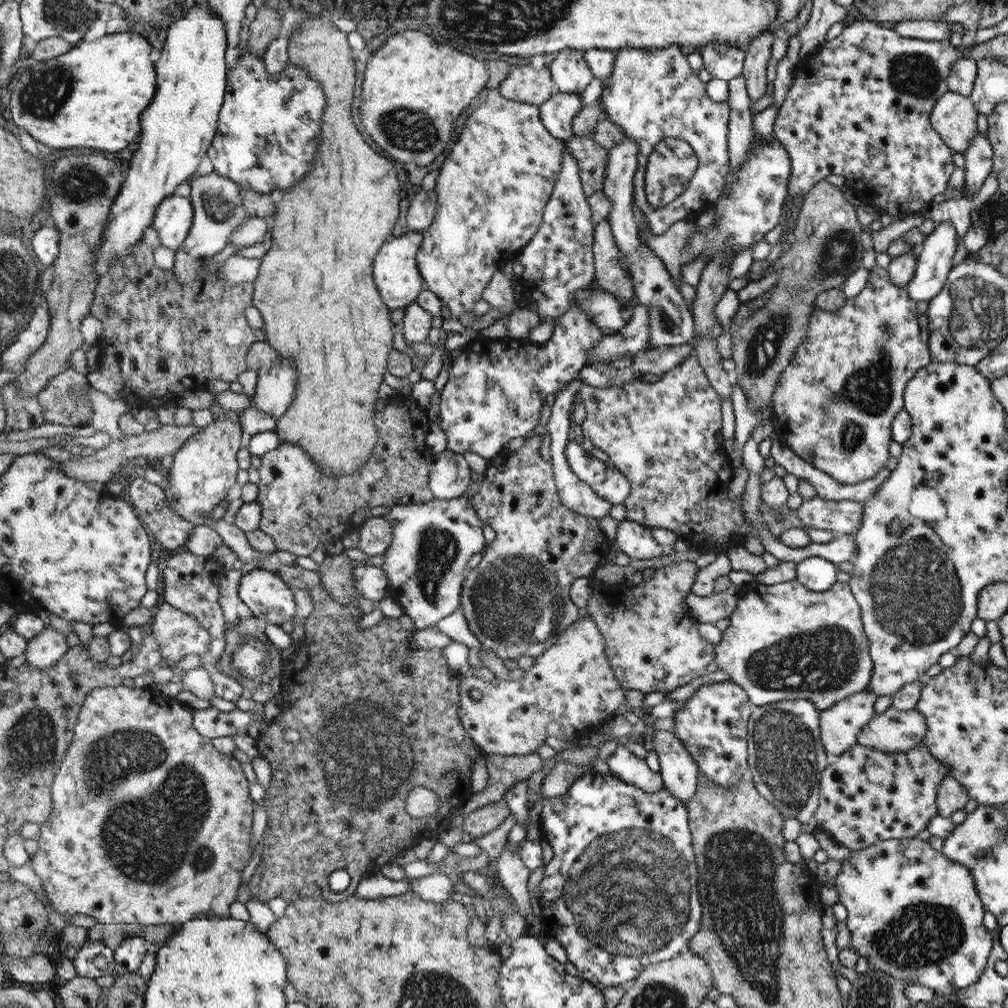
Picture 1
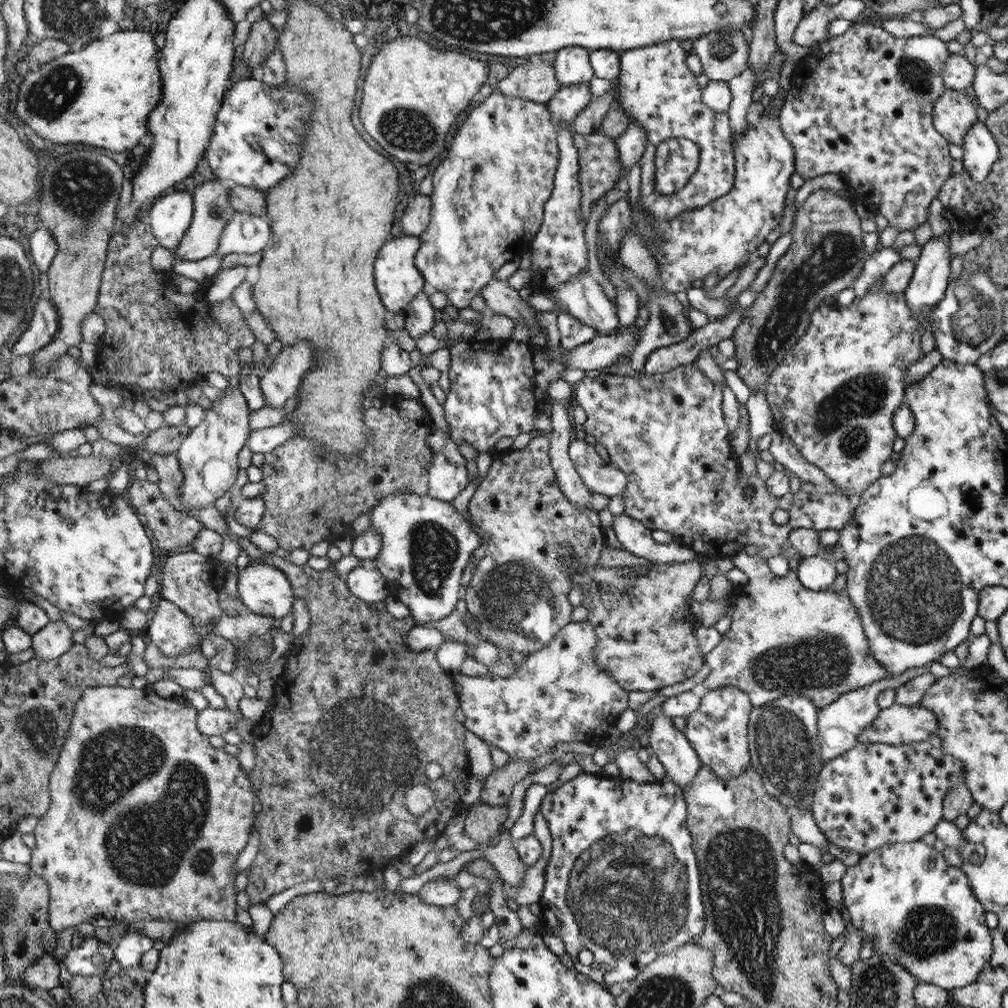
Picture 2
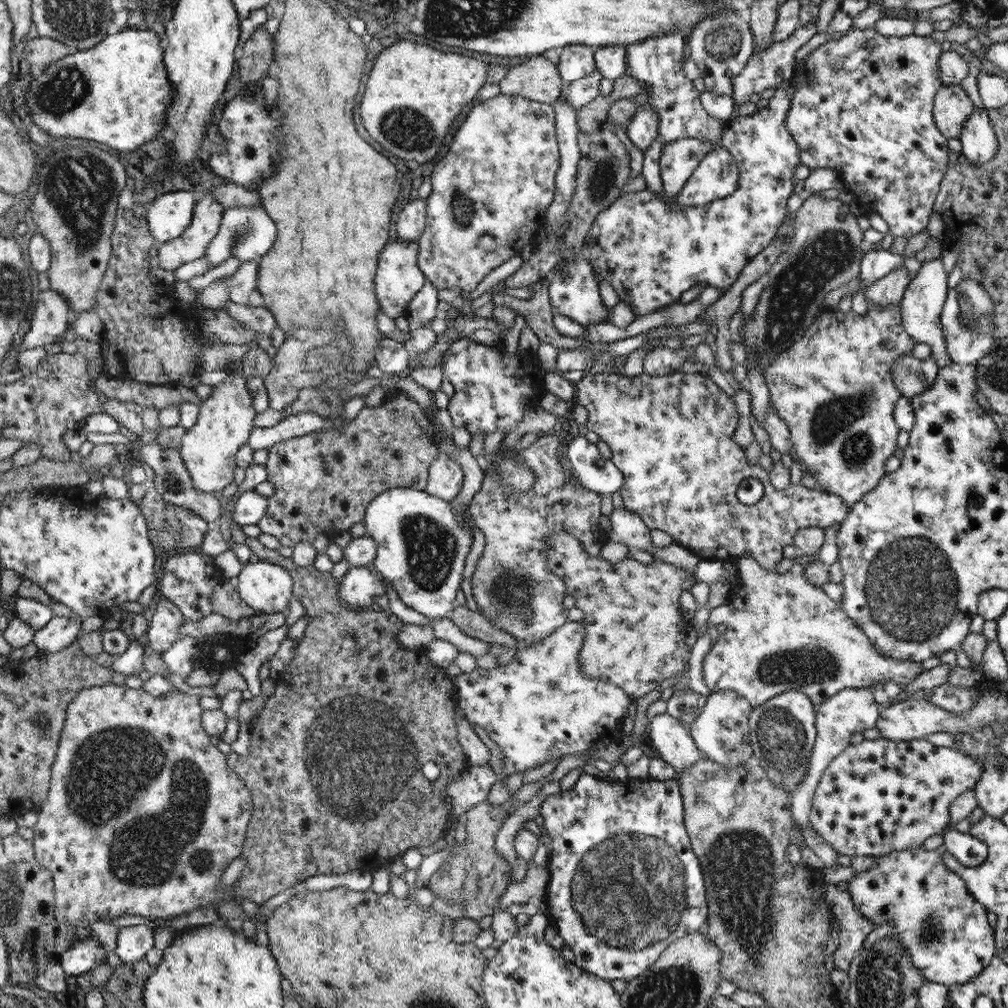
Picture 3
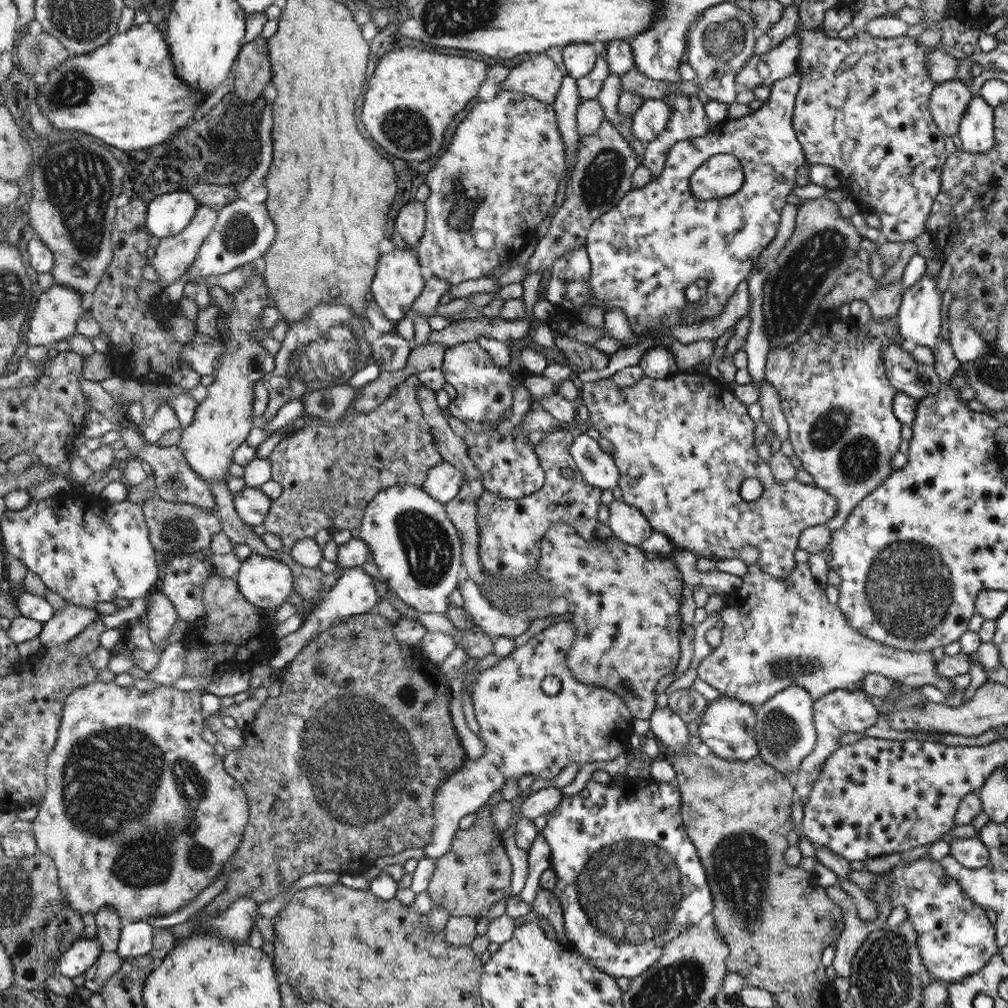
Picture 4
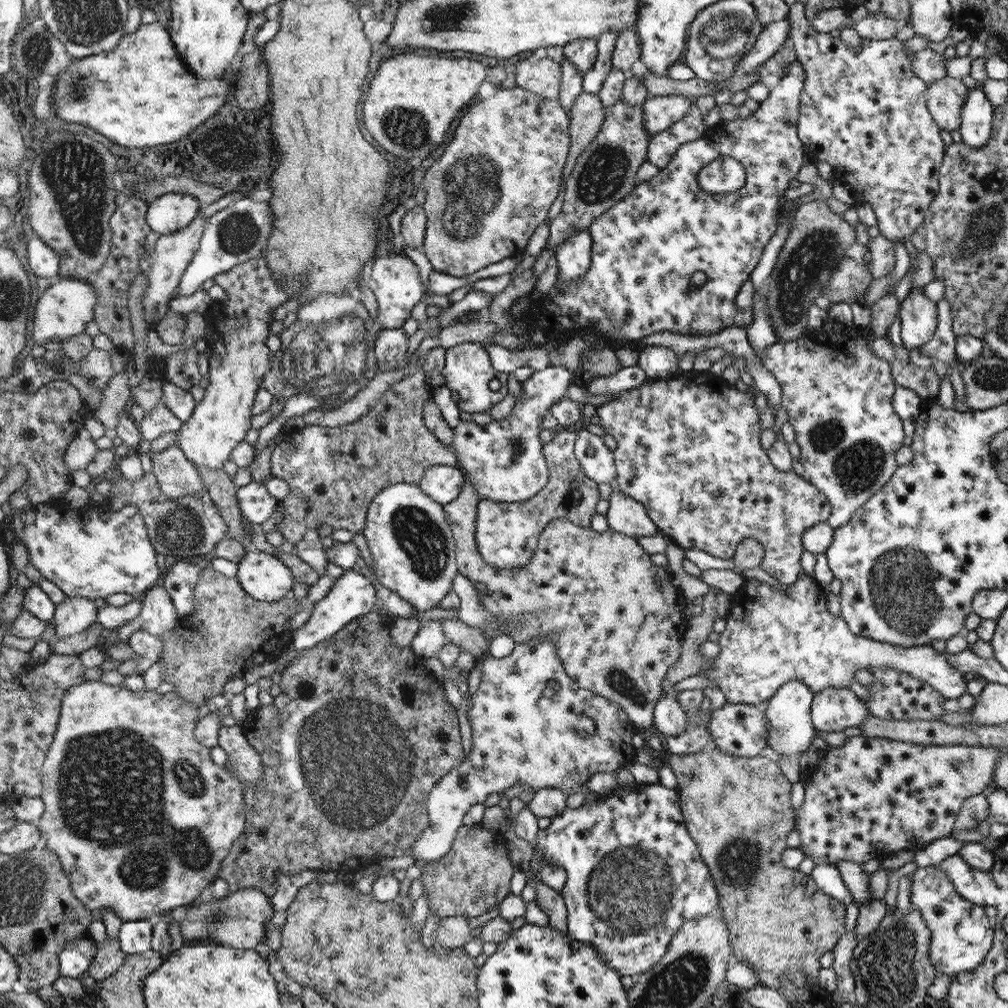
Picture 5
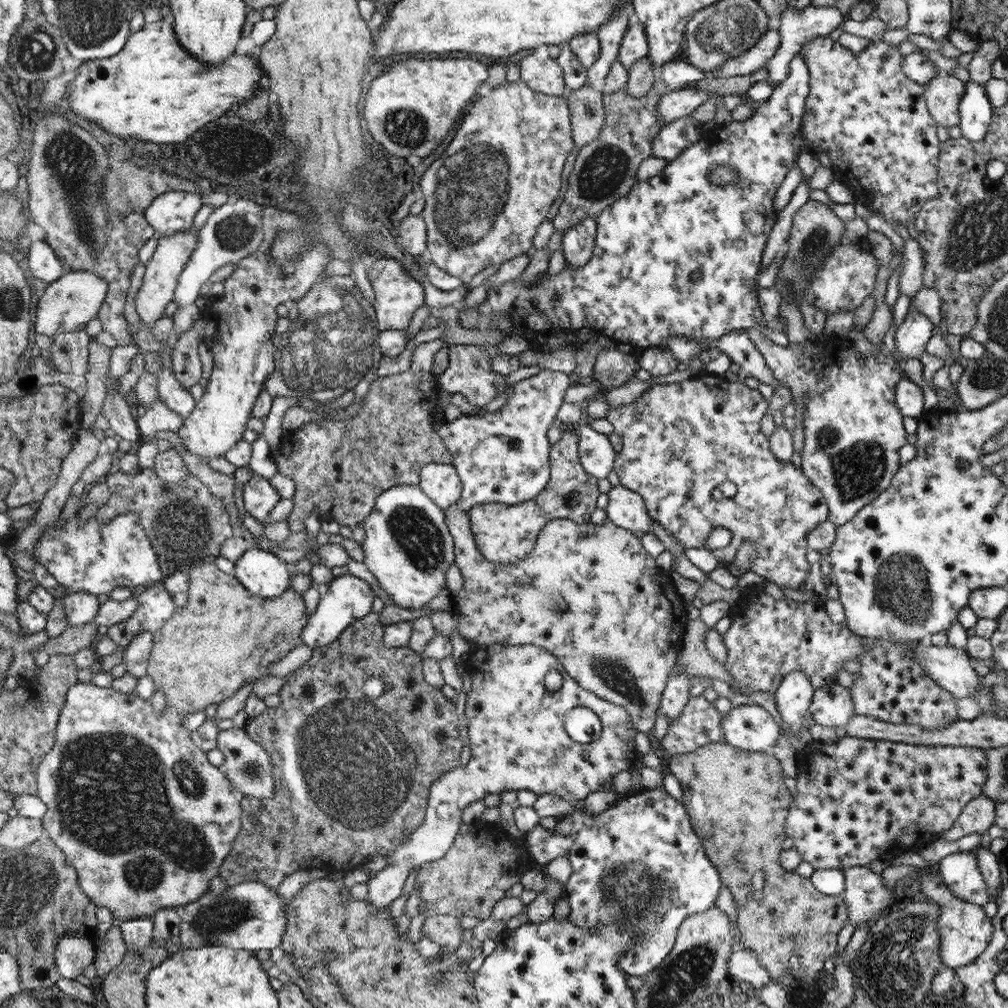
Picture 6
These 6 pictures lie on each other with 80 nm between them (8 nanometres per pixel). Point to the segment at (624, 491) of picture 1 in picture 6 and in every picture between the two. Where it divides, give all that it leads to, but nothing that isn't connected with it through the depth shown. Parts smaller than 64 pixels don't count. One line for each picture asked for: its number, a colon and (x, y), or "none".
2: (596, 474)
3: (594, 473)
4: (598, 469)
5: (597, 460)
6: (595, 450)

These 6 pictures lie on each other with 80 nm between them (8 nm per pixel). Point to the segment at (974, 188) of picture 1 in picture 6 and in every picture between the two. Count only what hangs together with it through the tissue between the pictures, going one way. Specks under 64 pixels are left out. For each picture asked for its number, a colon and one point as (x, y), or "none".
2: (980, 150)
3: (980, 144)
4: (976, 132)
5: (977, 117)
6: (976, 110)

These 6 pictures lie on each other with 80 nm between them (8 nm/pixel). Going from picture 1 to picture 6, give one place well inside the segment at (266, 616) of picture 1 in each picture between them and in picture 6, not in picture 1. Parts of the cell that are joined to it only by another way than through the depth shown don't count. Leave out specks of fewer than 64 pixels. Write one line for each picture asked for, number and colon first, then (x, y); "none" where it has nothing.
2: (264, 589)
3: (266, 587)
4: (267, 582)
5: (266, 578)
6: (263, 574)

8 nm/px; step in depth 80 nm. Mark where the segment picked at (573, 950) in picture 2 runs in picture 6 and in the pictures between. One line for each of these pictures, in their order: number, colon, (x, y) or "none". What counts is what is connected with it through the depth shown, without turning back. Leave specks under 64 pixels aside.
3: (624, 884)
4: (629, 880)
5: (635, 875)
6: (621, 859)

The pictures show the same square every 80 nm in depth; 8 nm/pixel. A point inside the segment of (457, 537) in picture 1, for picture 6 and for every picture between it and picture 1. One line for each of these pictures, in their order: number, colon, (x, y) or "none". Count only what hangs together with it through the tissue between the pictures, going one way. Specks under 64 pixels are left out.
2: (426, 542)
3: (421, 546)
4: (418, 549)
5: (411, 542)
6: (408, 549)

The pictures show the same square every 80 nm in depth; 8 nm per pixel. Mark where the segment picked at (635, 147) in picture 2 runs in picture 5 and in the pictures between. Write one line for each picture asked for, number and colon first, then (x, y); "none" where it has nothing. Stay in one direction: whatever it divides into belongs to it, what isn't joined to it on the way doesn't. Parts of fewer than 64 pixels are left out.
3: (643, 128)
4: (649, 121)
5: (659, 113)

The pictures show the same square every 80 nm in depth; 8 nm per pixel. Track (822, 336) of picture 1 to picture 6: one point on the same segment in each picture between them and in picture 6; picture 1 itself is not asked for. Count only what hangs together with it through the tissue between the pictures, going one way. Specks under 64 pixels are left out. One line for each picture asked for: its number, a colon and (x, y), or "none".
2: (834, 395)
3: (834, 389)
4: (833, 388)
5: (838, 397)
6: (853, 430)

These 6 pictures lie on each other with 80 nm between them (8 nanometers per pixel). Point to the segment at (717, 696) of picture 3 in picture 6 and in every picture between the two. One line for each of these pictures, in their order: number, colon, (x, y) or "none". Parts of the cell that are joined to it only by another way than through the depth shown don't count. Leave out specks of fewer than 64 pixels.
4: (728, 728)
5: (740, 729)
6: (750, 727)

